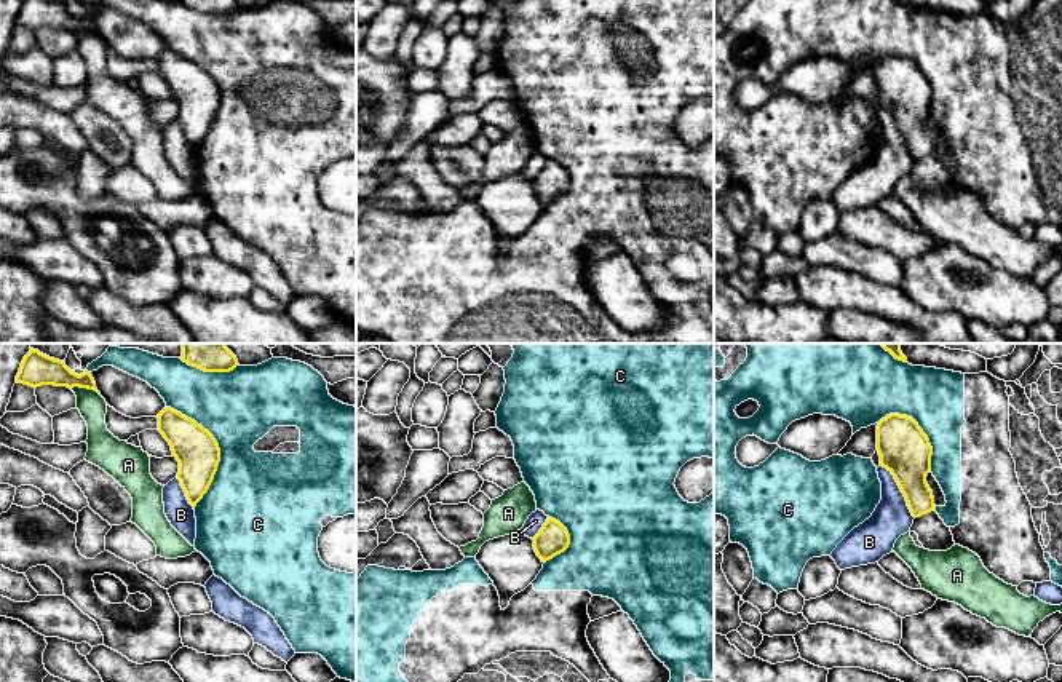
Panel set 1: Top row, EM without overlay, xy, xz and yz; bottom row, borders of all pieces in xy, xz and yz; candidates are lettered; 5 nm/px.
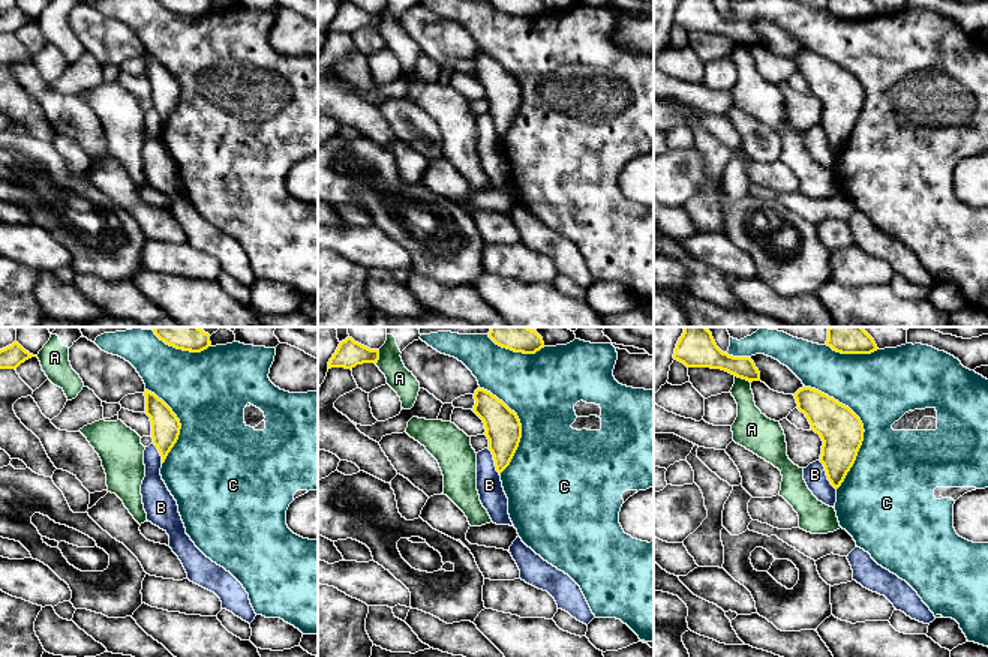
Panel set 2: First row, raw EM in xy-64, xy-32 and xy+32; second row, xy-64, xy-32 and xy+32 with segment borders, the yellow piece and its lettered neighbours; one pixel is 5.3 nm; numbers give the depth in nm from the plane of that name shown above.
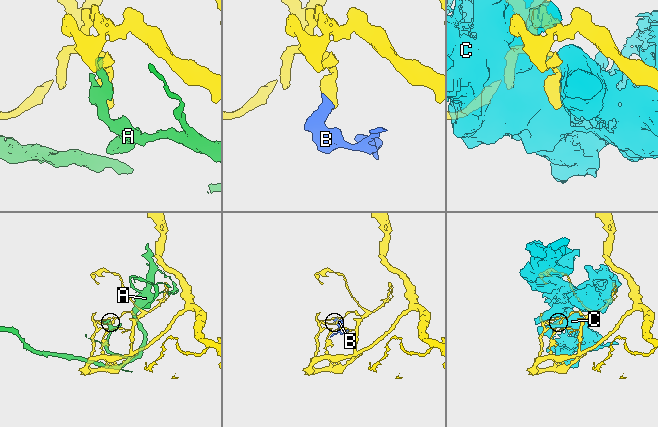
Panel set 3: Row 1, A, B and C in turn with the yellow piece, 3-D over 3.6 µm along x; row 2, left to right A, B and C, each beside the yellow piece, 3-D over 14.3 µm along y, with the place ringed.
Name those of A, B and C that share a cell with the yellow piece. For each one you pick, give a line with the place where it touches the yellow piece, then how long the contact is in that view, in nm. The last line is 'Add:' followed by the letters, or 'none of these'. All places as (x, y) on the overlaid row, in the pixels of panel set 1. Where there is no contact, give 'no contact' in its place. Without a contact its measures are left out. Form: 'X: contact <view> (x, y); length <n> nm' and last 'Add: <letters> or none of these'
Add: none of these

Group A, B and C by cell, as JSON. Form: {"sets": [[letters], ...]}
{"sets": [["A"], ["B"], ["C"]]}

